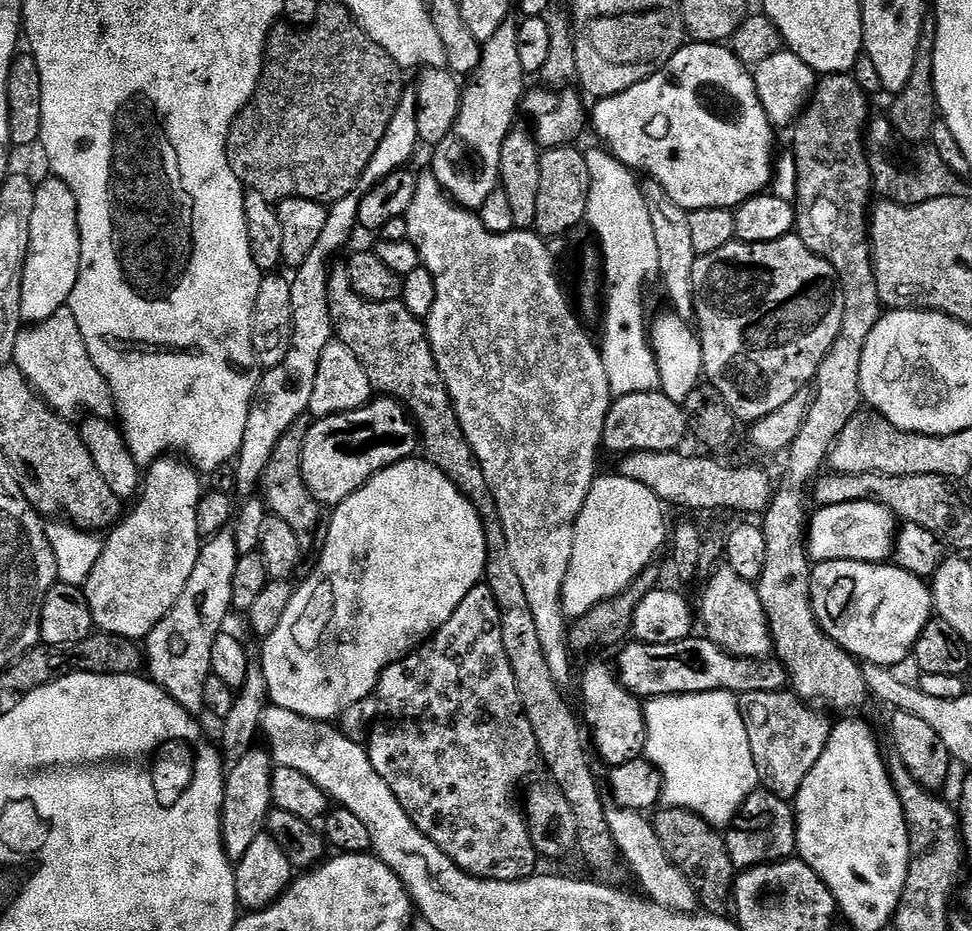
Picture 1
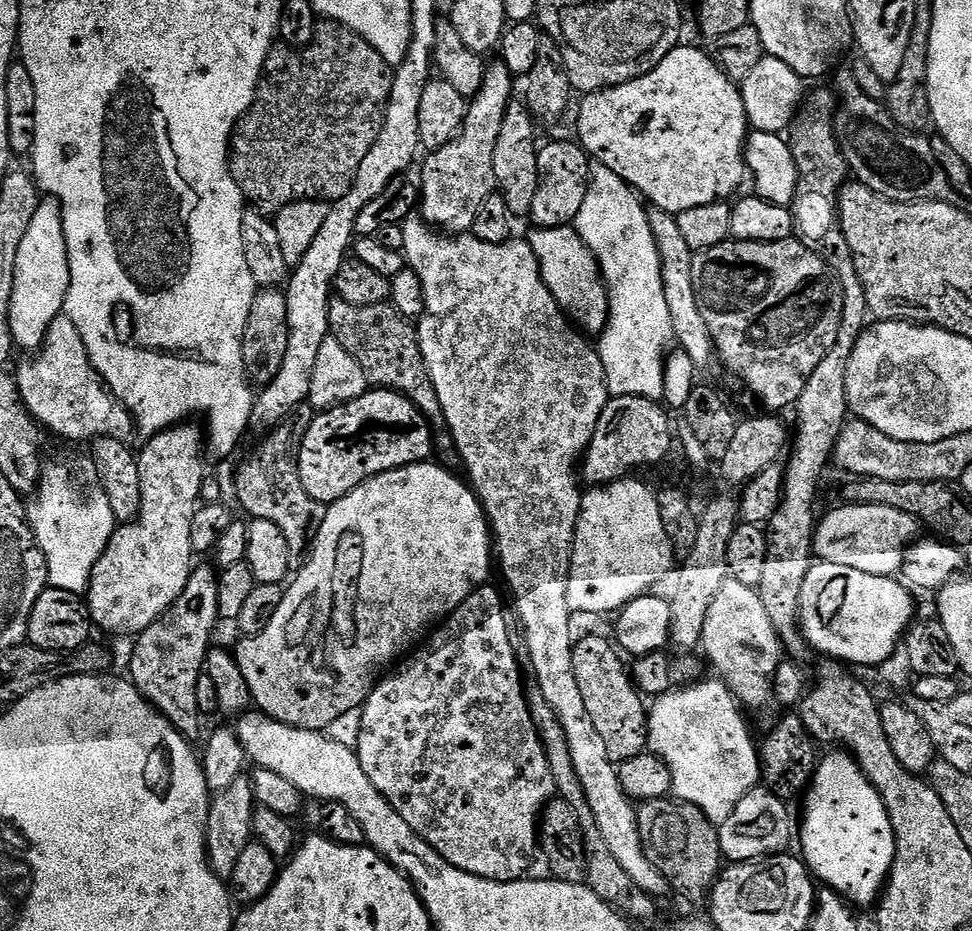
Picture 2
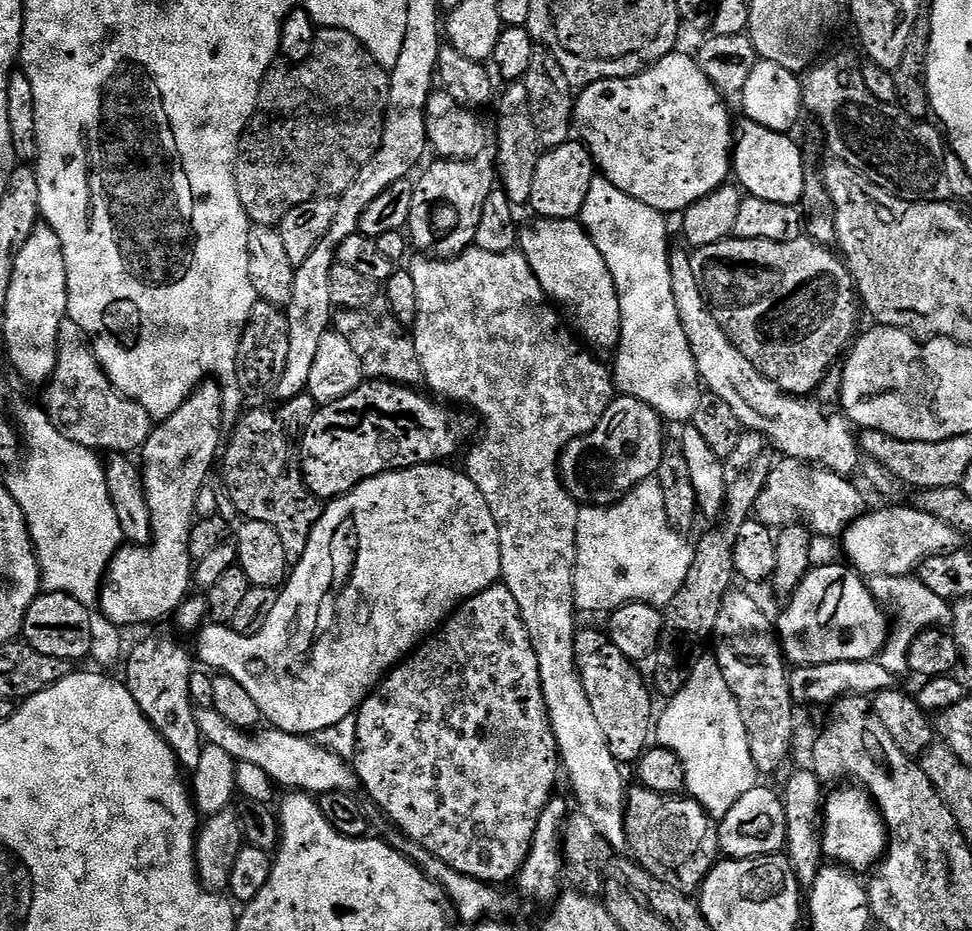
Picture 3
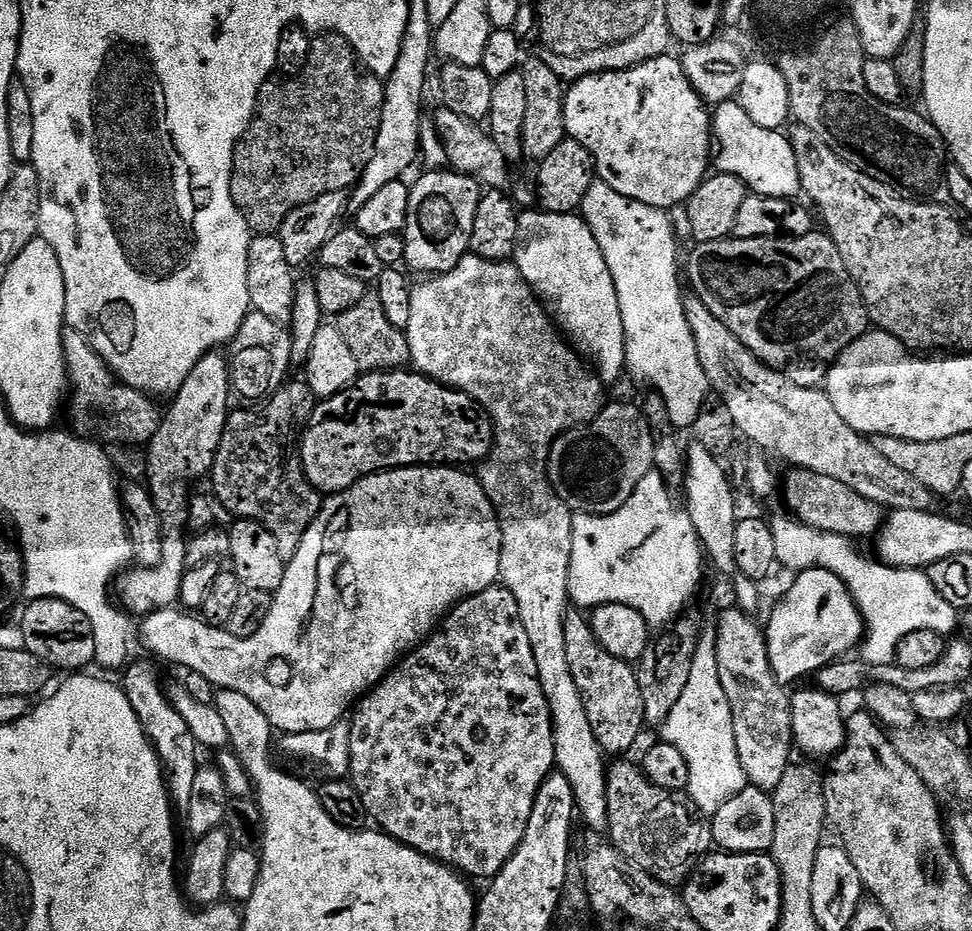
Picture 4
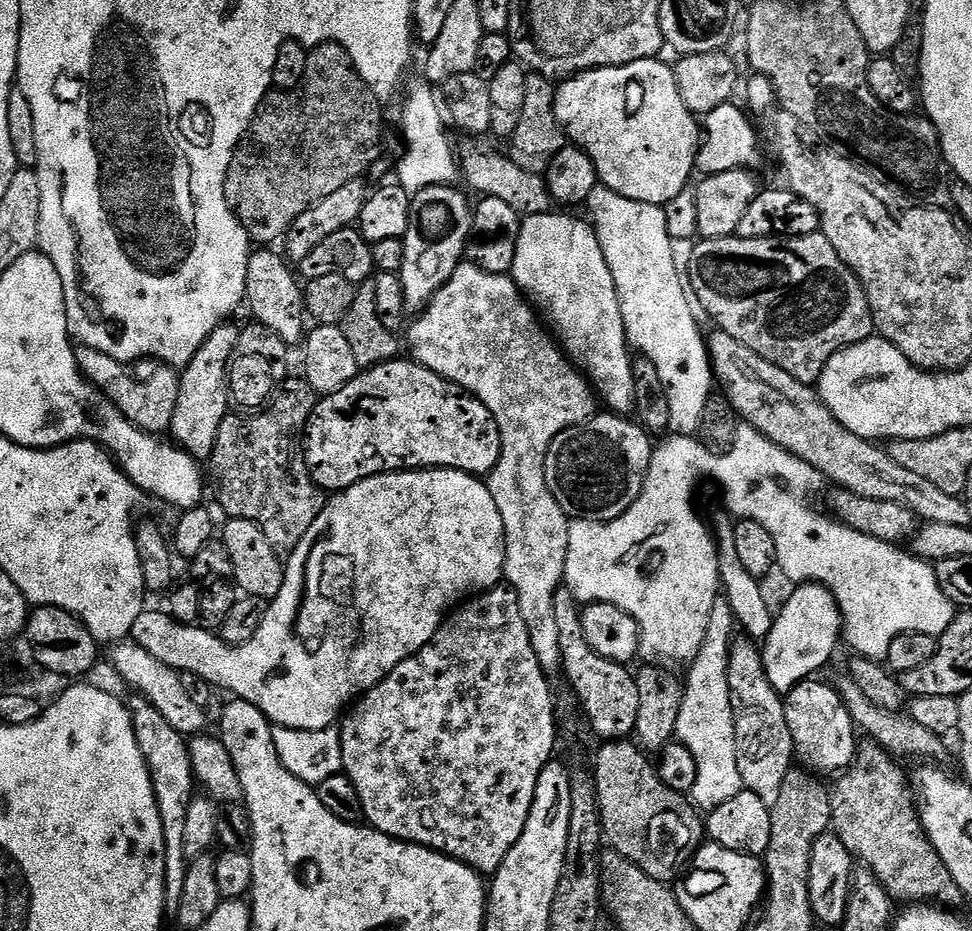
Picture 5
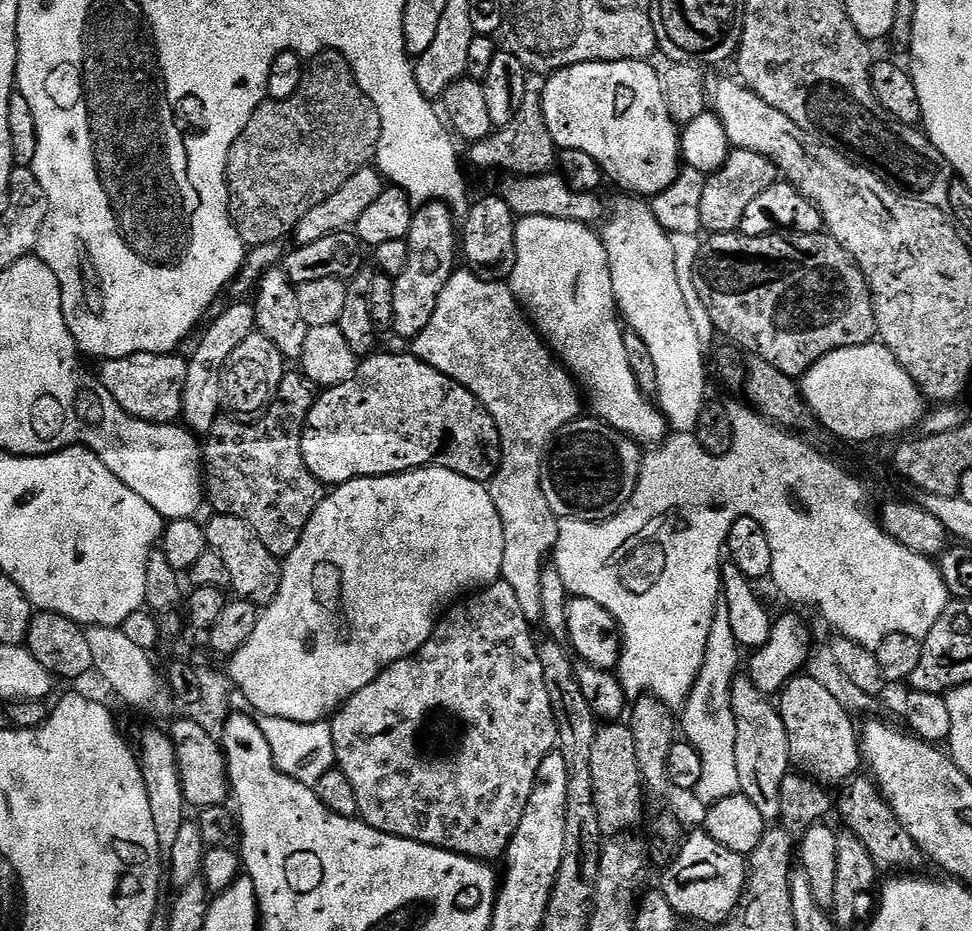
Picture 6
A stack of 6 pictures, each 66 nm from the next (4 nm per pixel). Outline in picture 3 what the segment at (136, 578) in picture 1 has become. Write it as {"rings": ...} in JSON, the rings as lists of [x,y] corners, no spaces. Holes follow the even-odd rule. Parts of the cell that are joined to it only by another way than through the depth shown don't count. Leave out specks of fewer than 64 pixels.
{"rings":[[[209,378],[196,387],[196,391],[193,392],[192,396],[186,398],[186,402],[182,402],[182,406],[178,406],[178,410],[174,410],[174,414],[170,414],[163,422],[157,423],[155,427],[153,427],[150,438],[145,442],[142,449],[142,457],[144,456],[142,471],[144,476],[145,496],[149,502],[150,518],[152,519],[151,543],[147,546],[121,546],[113,555],[112,560],[108,564],[107,572],[104,573],[103,583],[100,586],[98,608],[104,611],[102,612],[103,619],[119,626],[126,626],[126,624],[152,624],[155,620],[162,619],[163,616],[171,617],[189,595],[190,589],[194,584],[194,561],[190,554],[190,534],[192,533],[192,525],[195,524],[198,519],[196,503],[198,502],[198,494],[209,483],[208,475],[212,472],[212,463],[214,463],[215,460],[217,463],[218,453],[222,448],[220,424],[223,425],[224,423],[224,390],[215,379]]]}

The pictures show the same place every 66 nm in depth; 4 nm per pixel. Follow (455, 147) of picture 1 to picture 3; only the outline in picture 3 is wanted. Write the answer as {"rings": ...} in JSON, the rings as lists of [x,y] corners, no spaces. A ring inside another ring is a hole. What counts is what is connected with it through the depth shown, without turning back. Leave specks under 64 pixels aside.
{"rings":[[[483,152],[466,160],[436,158],[428,169],[425,167],[419,173],[421,176],[414,190],[414,206],[410,206],[406,232],[411,243],[424,251],[421,253],[451,258],[475,245],[482,206],[486,206],[486,198],[490,198],[498,184],[493,153]]]}

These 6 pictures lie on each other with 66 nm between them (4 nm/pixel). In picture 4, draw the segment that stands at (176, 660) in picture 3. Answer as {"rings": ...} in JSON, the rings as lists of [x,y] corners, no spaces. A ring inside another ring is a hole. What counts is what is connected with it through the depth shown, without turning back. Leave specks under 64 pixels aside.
{"rings":[[[132,662],[127,665],[124,674],[124,680],[122,679],[124,693],[126,698],[130,698],[130,706],[134,706],[134,714],[138,714],[138,722],[142,722],[142,730],[147,734],[149,742],[154,746],[164,766],[164,774],[168,781],[168,795],[171,796],[172,803],[177,809],[188,809],[193,793],[194,778],[197,777],[202,765],[202,759],[200,759],[202,752],[194,734],[190,734],[190,726],[186,726],[182,714],[178,714],[166,688],[164,692],[154,665]]]}

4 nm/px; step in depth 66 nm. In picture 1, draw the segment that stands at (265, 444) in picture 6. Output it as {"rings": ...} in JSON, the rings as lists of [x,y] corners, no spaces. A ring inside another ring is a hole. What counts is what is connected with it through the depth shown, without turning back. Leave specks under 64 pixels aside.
{"rings":[[[305,414],[298,418],[298,422],[294,422],[294,426],[290,426],[290,430],[286,430],[286,434],[282,434],[282,442],[278,442],[278,446],[274,450],[274,454],[270,458],[270,466],[266,466],[264,478],[262,481],[262,499],[268,505],[269,513],[273,516],[280,516],[282,522],[290,525],[298,534],[298,546],[301,553],[308,554],[312,547],[315,549],[318,544],[318,536],[316,540],[316,531],[321,531],[322,520],[320,524],[320,512],[322,506],[317,500],[304,498],[300,508],[292,508],[288,512],[288,508],[284,505],[284,499],[292,500],[295,496],[304,496],[308,491],[306,482],[302,478],[302,446],[306,442],[306,434],[312,429],[314,420],[311,415]]]}

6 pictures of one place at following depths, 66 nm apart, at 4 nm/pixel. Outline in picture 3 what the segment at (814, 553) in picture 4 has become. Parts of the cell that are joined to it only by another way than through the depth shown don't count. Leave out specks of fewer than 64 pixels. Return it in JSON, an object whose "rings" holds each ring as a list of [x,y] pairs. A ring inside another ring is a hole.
{"rings":[[[912,574],[898,577],[877,576],[871,581],[870,587],[881,605],[893,604],[900,611],[900,617],[894,620],[894,627],[891,629],[888,641],[878,656],[880,664],[886,666],[886,670],[890,670],[890,674],[894,674],[897,678],[907,677],[910,642],[914,642],[914,638],[924,628],[951,625],[952,609],[949,601],[934,594],[934,590],[926,590],[924,583]]]}

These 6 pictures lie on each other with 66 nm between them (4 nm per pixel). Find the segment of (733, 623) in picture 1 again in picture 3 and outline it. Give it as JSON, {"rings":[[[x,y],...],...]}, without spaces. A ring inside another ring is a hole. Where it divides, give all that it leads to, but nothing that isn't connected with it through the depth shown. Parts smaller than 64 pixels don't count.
{"rings":[[[729,591],[722,610],[718,610],[714,655],[730,694],[738,702],[738,710],[742,710],[757,773],[776,772],[792,746],[792,731],[796,728],[792,721],[794,705],[788,685],[789,669],[773,621],[768,621],[767,614],[750,593],[736,591]]]}

